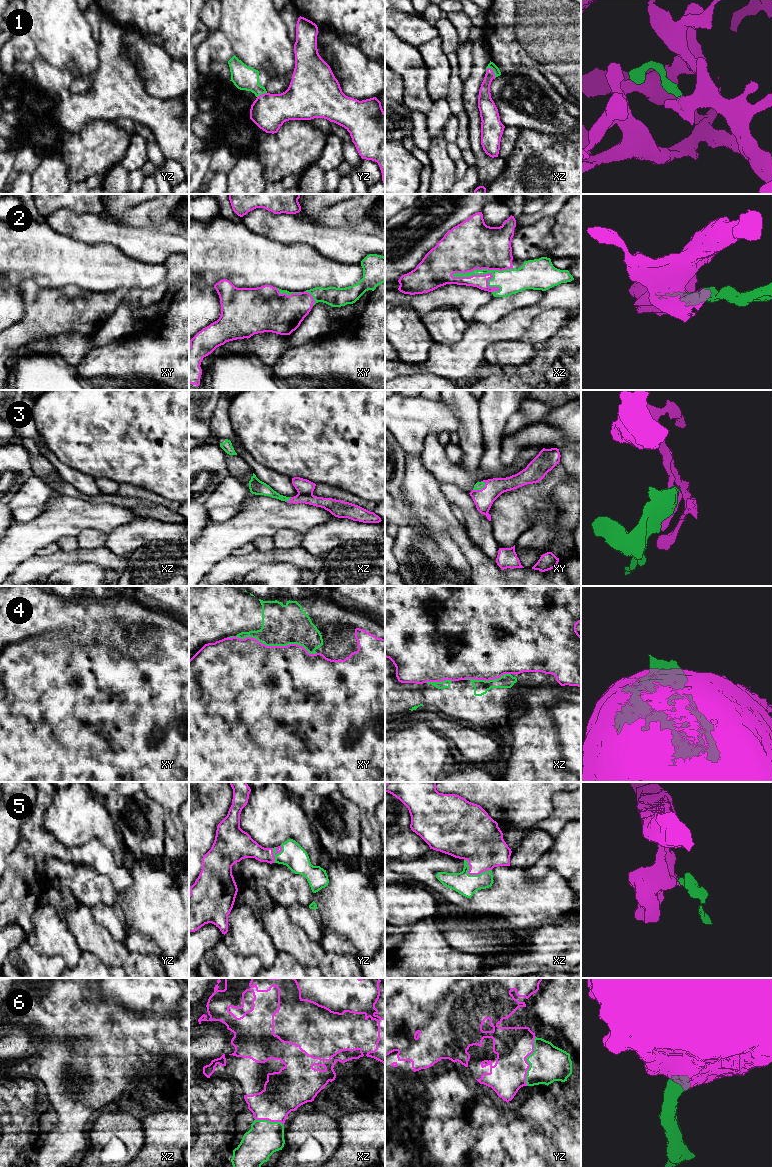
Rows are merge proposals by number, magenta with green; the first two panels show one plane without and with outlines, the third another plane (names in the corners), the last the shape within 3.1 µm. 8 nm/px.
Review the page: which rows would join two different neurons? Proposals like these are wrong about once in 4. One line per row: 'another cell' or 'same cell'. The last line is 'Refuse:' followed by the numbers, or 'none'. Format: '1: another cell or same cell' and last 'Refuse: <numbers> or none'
1: same cell
2: same cell
3: same cell
4: same cell
5: same cell
6: same cell
Refuse: none

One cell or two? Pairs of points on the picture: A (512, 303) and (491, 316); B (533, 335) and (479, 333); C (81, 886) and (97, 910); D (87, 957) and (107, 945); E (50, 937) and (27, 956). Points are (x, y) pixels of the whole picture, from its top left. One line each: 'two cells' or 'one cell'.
A: one cell
B: two cells
C: two cells
D: two cells
E: two cells

